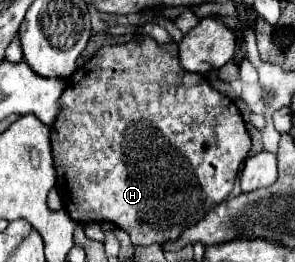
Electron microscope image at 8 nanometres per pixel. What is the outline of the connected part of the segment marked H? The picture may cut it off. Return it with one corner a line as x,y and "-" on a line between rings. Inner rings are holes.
142,36
142,38
126,42
126,44
112,44
112,46
100,48
92,60
88,60
82,68
78,68
68,78
66,90
60,96
60,102
62,102
62,110
52,124
52,154
54,154
56,170
58,170
56,188
60,192
64,210
76,222
114,222
116,226
120,226
122,230
128,232
132,244
148,246
148,244
164,244
166,240
172,242
186,228
200,222
210,208
218,206
232,192
240,164
242,164
244,156
250,152
250,136
248,136
246,124
244,124
236,104
228,96
214,90
200,74
186,72
180,66
176,42
172,42
168,46
158,46
156,40
152,40
150,36

